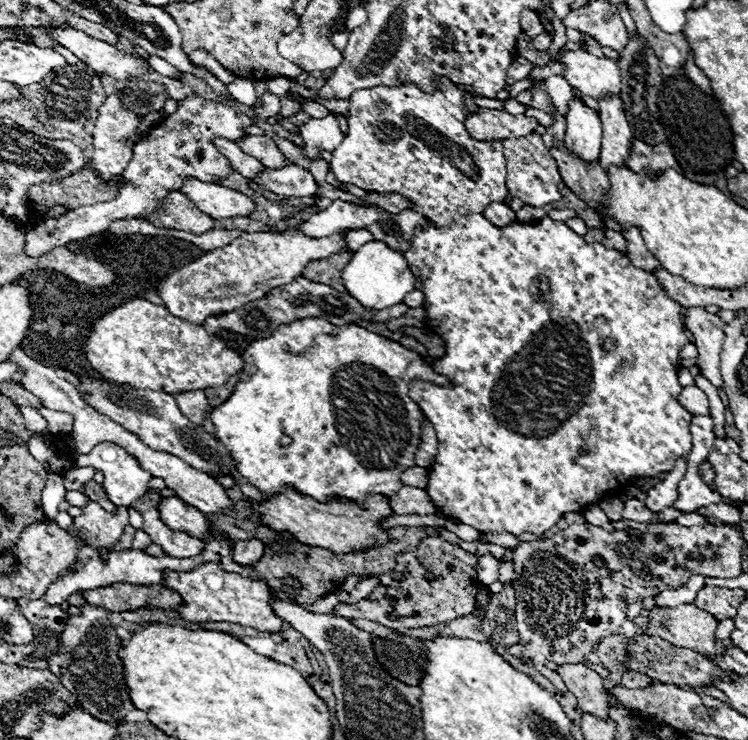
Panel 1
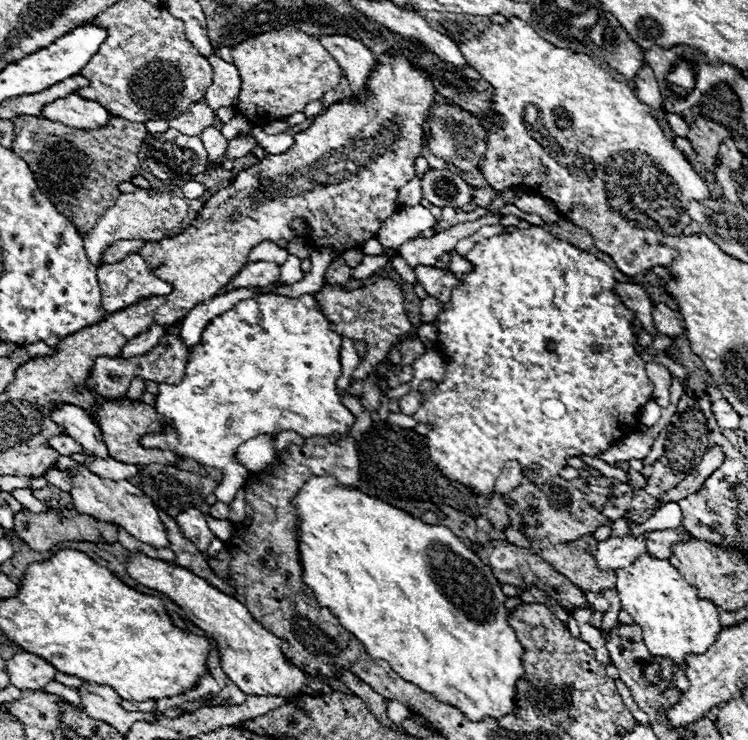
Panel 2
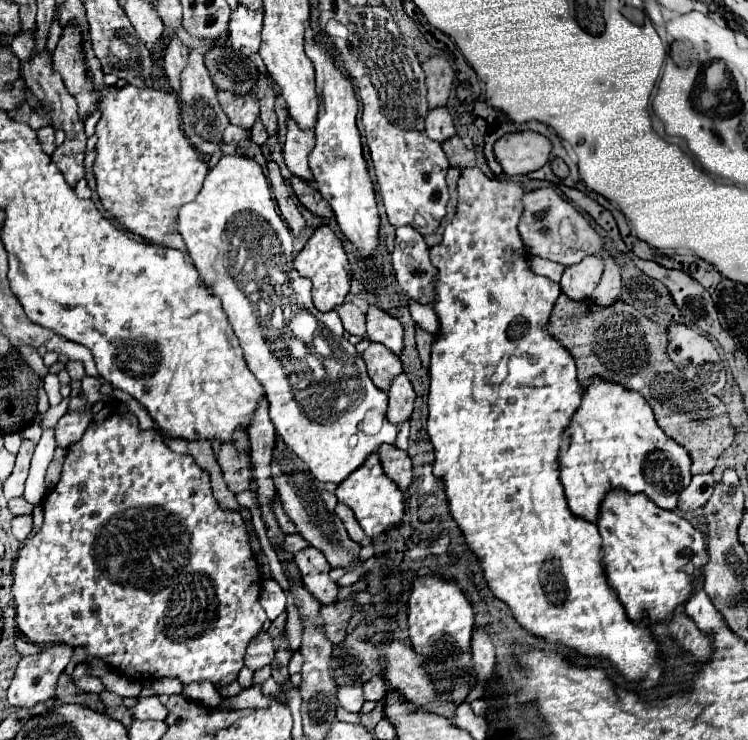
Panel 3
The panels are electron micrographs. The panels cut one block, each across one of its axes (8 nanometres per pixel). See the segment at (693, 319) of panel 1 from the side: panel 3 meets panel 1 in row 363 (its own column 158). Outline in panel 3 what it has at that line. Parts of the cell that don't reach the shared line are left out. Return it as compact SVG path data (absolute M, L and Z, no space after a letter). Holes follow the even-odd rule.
M158 696L140 698L136 708L134 708L134 718L136 720L164 720L166 714L168 714L168 710L164 708L164 704L160 702Z

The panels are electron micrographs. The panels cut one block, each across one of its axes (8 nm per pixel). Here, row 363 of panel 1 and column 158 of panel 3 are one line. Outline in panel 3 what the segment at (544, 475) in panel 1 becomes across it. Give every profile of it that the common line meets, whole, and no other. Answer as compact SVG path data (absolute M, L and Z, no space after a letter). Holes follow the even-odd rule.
M112 414L104 422L90 424L84 436L68 448L62 474L58 484L46 494L44 502L44 524L40 532L30 536L12 570L12 594L16 606L16 624L22 634L36 644L68 644L84 646L92 656L104 658L112 668L124 676L138 680L158 680L158 678L178 678L182 684L192 682L212 682L216 688L228 686L238 678L244 666L244 654L252 638L258 636L262 624L266 622L266 612L258 604L262 576L258 572L258 562L248 546L248 532L238 510L224 510L210 488L210 476L202 470L190 454L176 454L168 450L158 430L140 430L138 420L132 414L118 416Z

